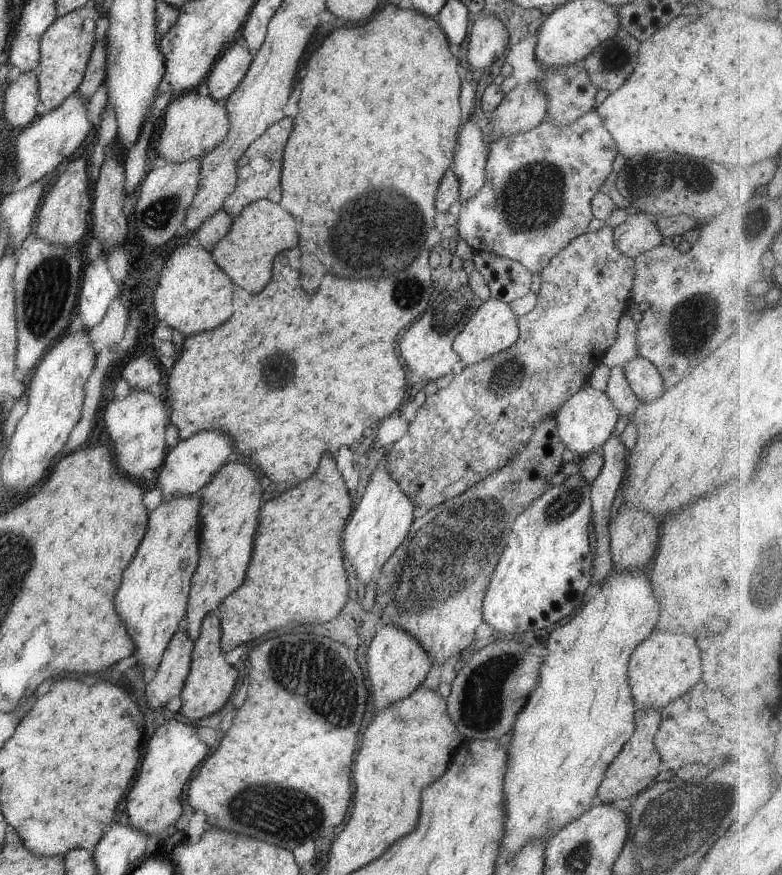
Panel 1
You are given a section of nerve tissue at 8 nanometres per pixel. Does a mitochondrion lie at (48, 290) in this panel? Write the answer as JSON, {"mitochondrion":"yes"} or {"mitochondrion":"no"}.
{"mitochondrion":"yes"}

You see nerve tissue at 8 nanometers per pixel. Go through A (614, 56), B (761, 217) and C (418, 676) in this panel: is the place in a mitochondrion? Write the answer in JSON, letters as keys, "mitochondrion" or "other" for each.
{"A":"mitochondrion","B":"other","C":"other"}

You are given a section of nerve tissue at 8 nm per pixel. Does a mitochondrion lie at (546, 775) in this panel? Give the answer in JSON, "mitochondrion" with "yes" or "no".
{"mitochondrion":"no"}

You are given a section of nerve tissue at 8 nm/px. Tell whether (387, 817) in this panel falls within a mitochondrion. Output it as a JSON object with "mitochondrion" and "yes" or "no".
{"mitochondrion":"no"}

